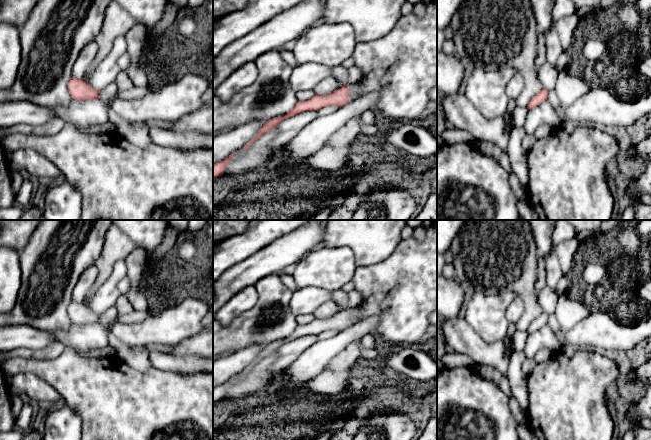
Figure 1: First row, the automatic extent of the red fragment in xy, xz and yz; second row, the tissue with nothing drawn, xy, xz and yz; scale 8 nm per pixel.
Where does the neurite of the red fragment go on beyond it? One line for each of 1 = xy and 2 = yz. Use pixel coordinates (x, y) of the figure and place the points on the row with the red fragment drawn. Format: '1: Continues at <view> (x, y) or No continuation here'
1: No continuation here
2: No continuation here

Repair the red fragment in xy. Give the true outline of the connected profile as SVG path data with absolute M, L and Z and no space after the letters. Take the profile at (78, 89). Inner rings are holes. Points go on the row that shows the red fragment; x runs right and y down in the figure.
M72 76L68 85L69 95L74 100L98 100L101 90L96 90L84 81L83 78Z

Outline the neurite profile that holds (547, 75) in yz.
M546 61L540 68L537 76L543 87L550 91L555 90L558 73L559 71L555 66Z

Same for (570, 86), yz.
M570 69L559 71L554 91L561 107L566 108L572 105L577 99L587 94L589 90L590 87L580 73L575 73Z

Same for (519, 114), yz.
M516 106L514 108L513 115L512 115L514 127L518 127L518 128L524 127L527 112L528 112L527 107Z

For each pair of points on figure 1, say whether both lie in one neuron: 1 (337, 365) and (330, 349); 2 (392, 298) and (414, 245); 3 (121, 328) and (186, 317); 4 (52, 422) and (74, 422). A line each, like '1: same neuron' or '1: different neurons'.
1: different neurons
2: same neuron
3: same neuron
4: same neuron

